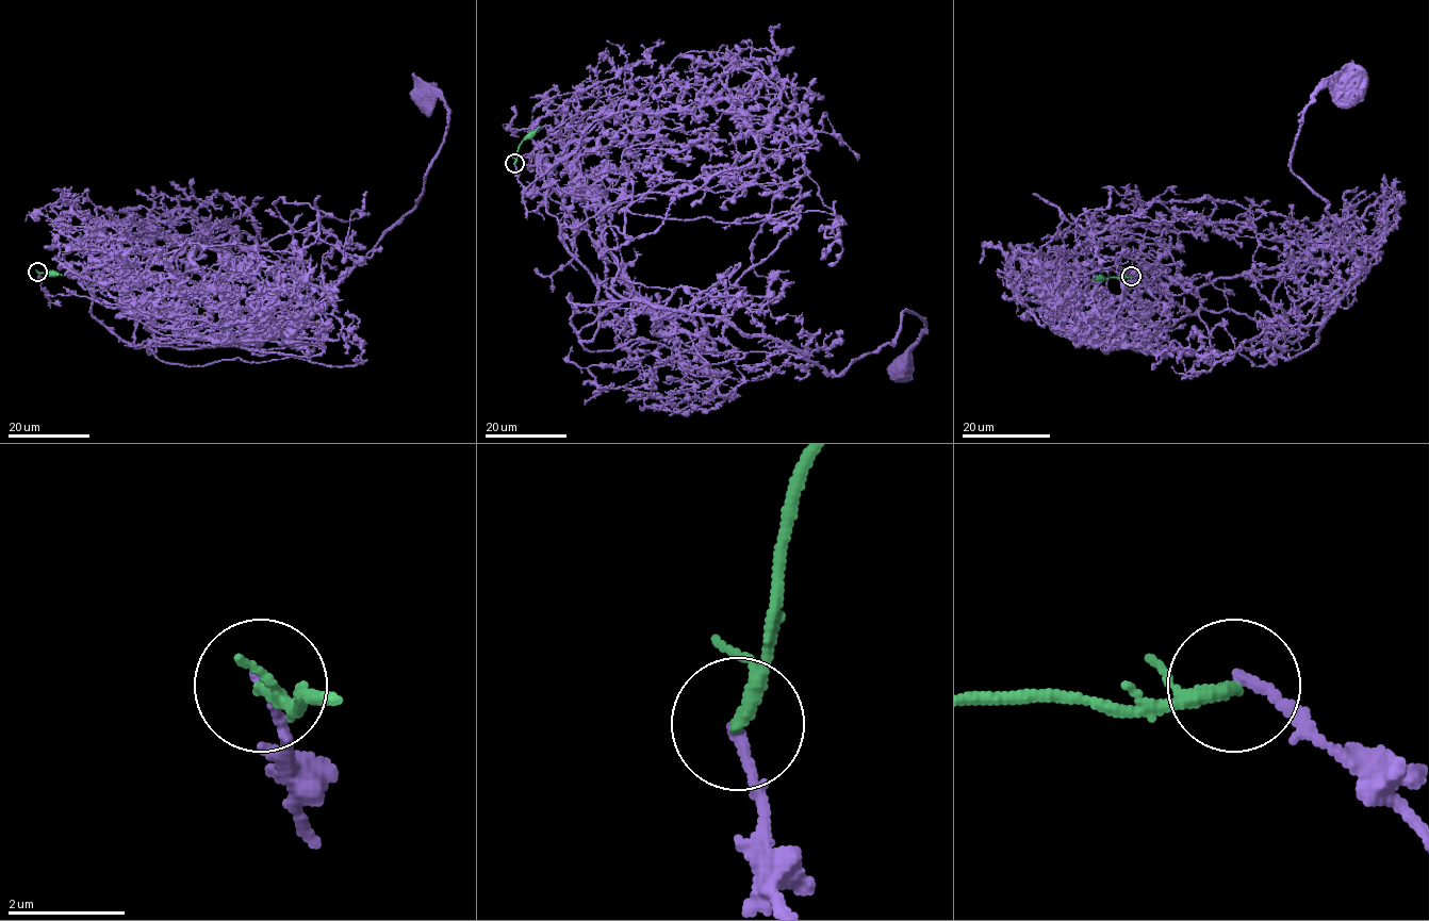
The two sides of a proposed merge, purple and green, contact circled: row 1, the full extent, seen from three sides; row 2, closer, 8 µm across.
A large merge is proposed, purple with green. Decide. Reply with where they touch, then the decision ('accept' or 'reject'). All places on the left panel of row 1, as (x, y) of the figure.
place (37, 272); reject

